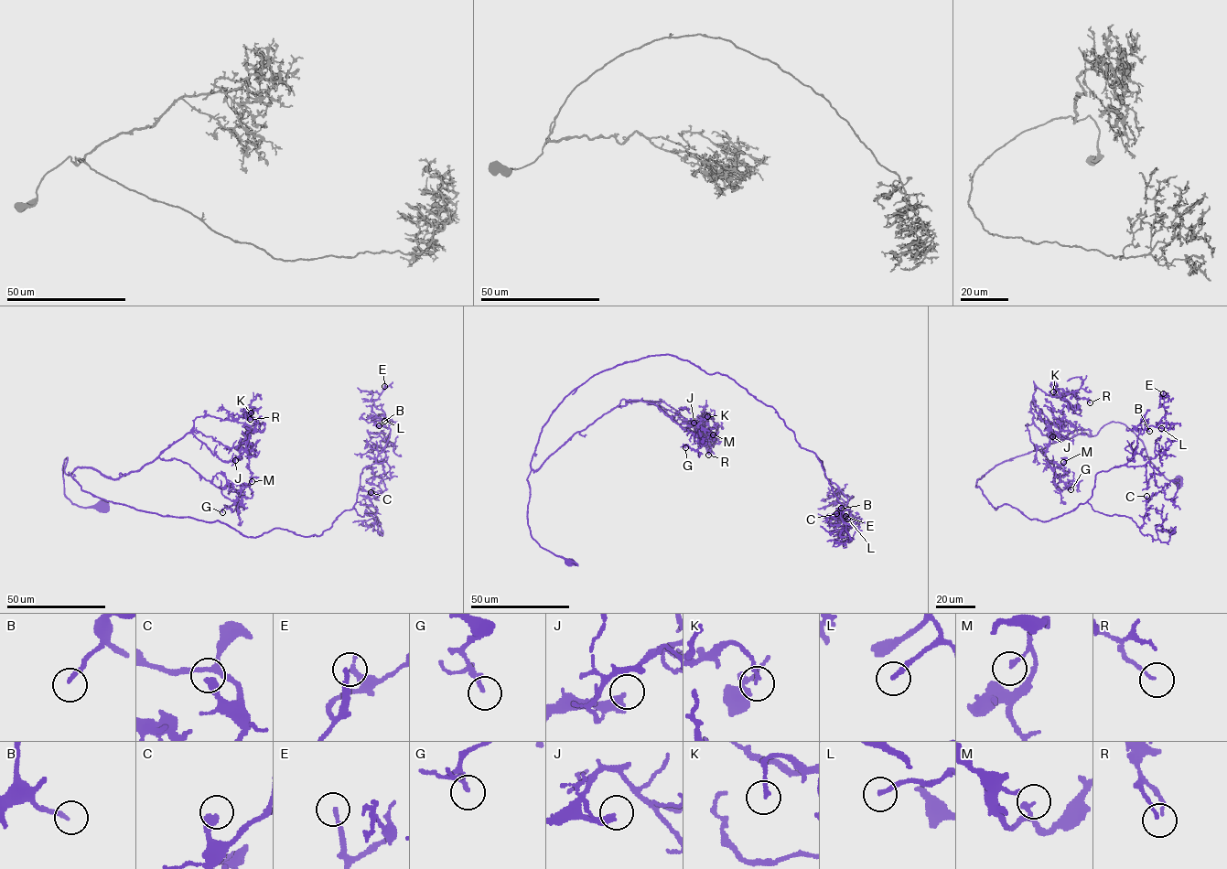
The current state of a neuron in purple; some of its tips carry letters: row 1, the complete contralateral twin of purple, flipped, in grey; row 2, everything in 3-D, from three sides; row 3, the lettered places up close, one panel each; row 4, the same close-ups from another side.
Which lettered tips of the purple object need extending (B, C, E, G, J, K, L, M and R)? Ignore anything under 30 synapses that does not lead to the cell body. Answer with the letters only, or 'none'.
E, J

